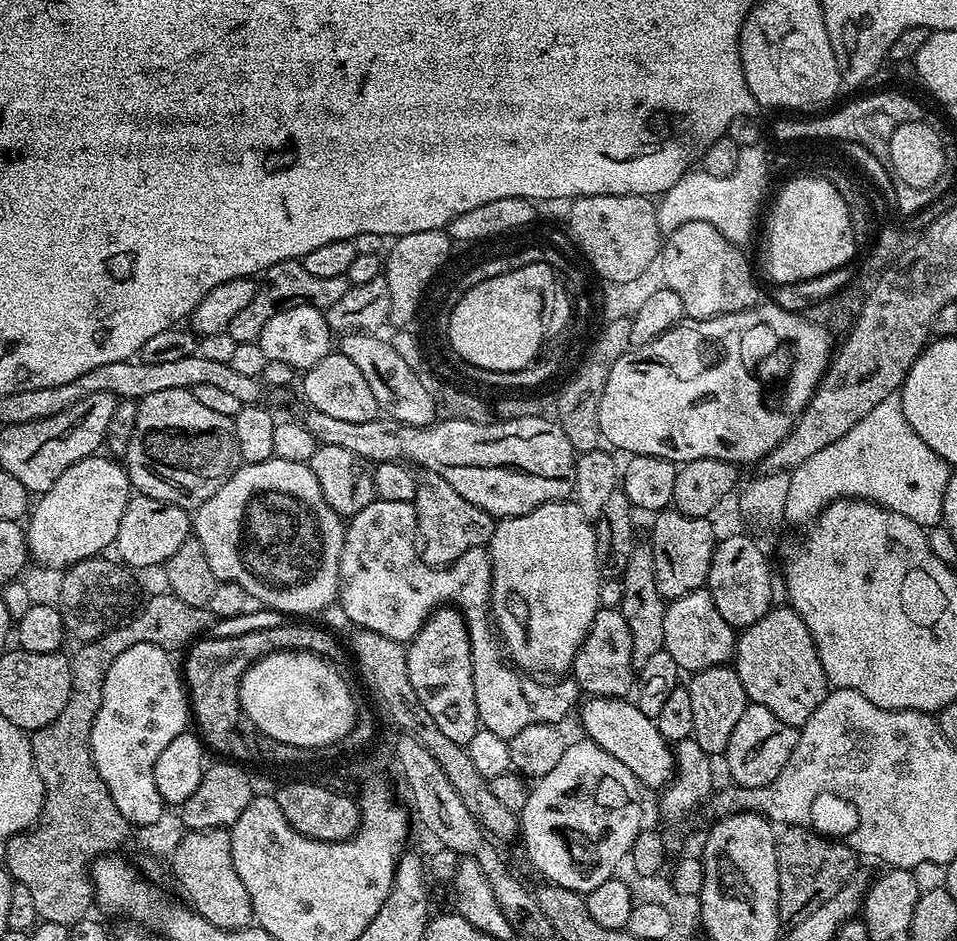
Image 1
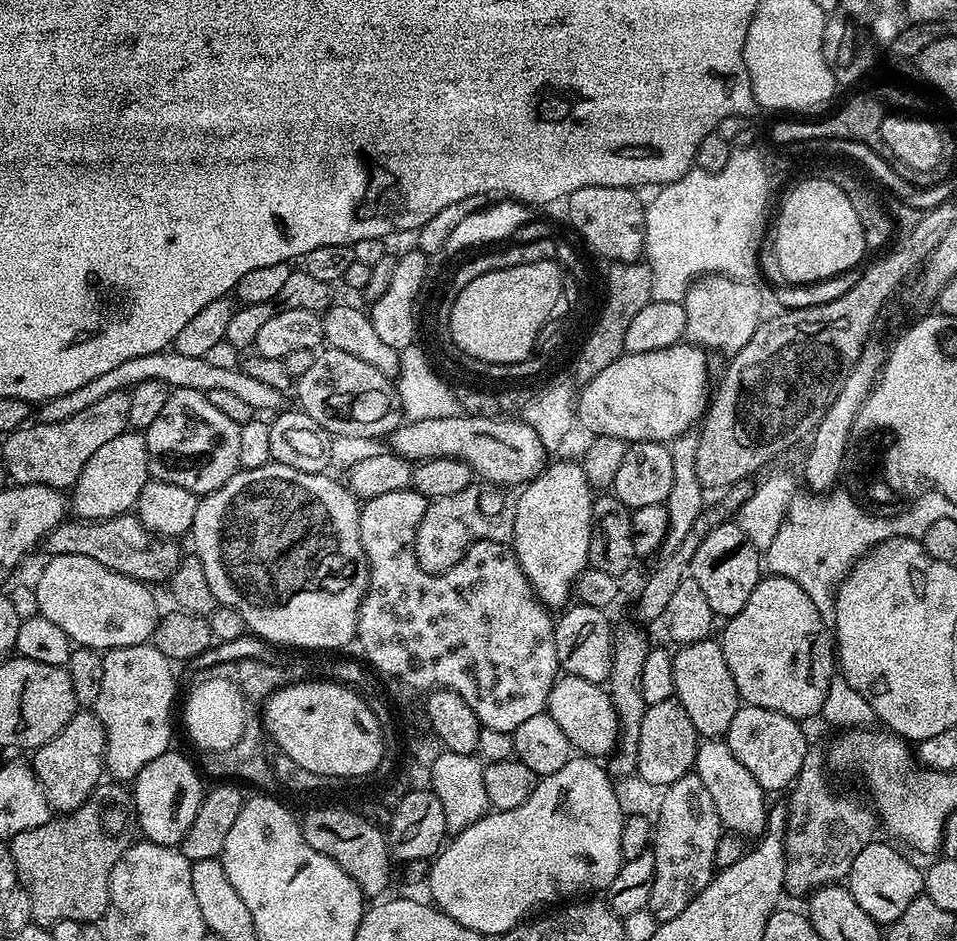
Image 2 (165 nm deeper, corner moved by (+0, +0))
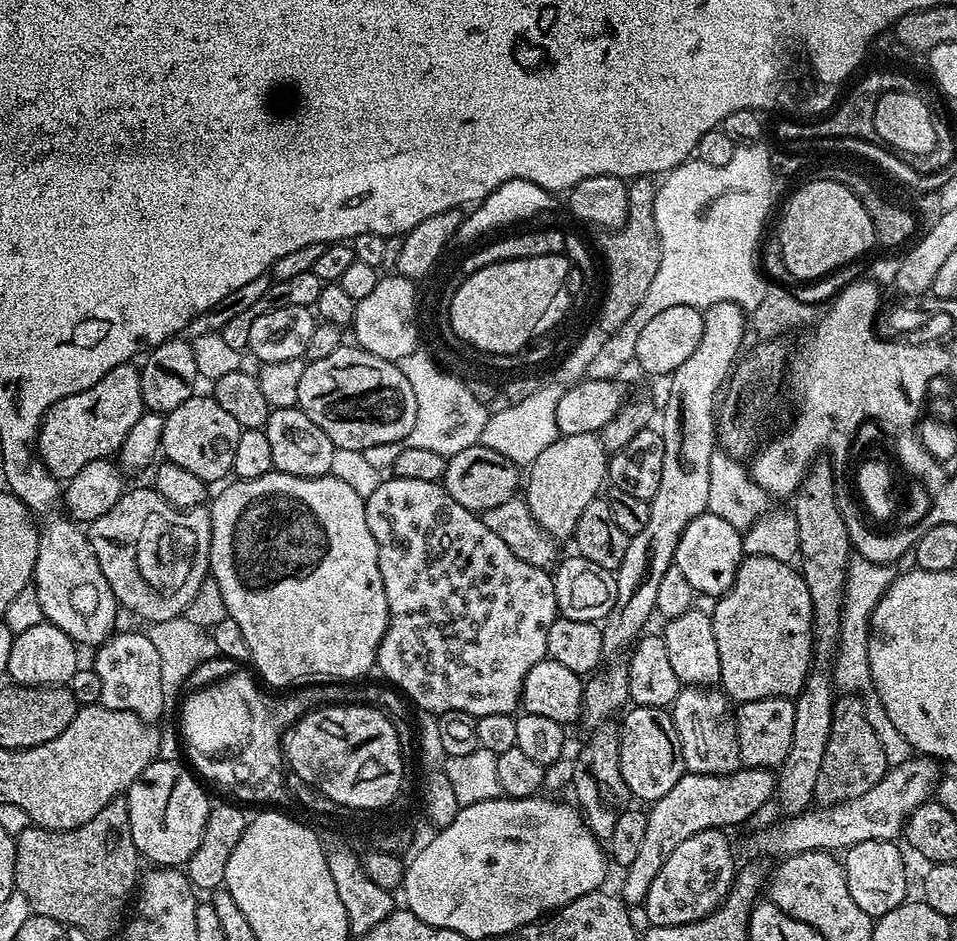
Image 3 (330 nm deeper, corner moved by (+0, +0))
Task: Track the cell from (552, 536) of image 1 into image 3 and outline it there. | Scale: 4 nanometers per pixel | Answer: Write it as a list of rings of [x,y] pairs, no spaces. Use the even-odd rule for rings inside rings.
[[[574,434],[560,436],[527,465],[528,509],[549,536],[571,537],[575,533],[578,518],[582,518],[582,510],[586,510],[586,506],[590,506],[590,502],[601,495],[600,487],[606,484],[609,459],[599,435]]]

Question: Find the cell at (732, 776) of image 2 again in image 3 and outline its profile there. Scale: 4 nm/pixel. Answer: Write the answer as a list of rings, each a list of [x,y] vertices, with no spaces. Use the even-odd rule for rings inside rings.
[[[684,686],[673,701],[670,711],[678,730],[684,766],[688,772],[725,776],[742,767],[738,750],[736,717],[723,691],[708,686]]]

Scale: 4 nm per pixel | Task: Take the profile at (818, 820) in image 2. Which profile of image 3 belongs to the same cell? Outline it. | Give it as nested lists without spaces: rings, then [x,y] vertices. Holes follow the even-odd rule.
[[[837,695],[832,705],[830,738],[826,742],[826,754],[822,754],[822,767],[818,773],[816,800],[827,806],[858,798],[858,794],[866,794],[870,786],[878,783],[888,773],[889,767],[882,742],[878,742],[878,734],[874,734],[870,722],[866,722],[863,699],[859,695]]]

